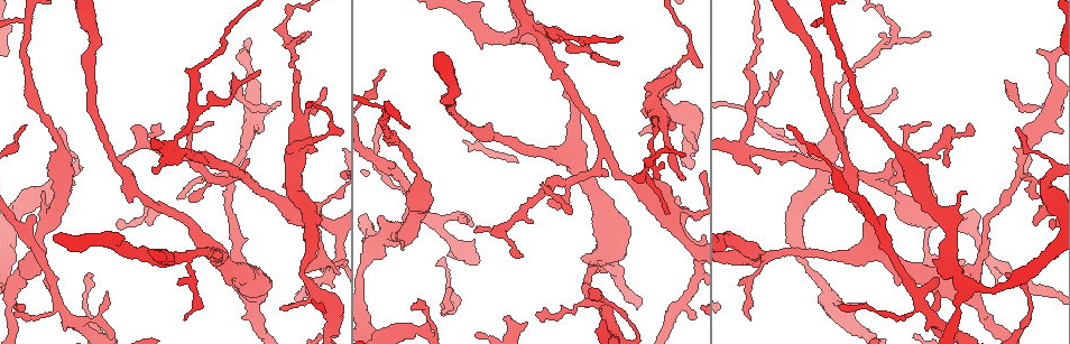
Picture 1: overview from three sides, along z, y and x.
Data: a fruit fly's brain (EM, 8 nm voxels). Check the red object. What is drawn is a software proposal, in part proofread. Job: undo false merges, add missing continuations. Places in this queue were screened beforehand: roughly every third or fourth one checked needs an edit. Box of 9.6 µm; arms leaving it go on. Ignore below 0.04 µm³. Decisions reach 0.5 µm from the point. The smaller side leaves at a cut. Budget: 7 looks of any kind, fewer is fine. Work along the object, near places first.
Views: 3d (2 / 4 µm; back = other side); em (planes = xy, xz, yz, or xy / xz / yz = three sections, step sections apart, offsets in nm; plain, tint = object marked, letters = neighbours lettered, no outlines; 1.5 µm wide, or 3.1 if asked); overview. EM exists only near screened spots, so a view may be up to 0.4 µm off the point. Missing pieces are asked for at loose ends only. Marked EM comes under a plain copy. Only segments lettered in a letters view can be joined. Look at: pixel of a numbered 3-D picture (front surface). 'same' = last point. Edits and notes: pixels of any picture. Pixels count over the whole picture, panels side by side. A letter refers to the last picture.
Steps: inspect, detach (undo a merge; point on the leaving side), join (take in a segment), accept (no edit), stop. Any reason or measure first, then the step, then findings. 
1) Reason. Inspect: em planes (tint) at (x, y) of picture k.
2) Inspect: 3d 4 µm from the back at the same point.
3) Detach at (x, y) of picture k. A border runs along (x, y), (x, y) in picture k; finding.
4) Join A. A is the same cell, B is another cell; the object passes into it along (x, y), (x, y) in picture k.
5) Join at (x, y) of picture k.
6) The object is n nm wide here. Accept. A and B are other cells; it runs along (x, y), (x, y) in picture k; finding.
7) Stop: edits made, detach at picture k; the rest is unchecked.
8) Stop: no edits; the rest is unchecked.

Tapers out. Inspect: 3d 2 µm at (191, 199) of picture 1.

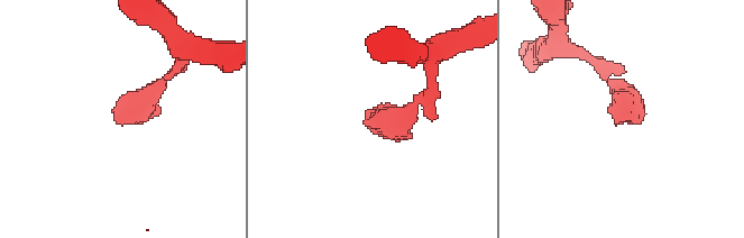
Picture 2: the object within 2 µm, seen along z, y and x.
Inspect: em xz step 8 (letters) at (117, 122) of picture 2.

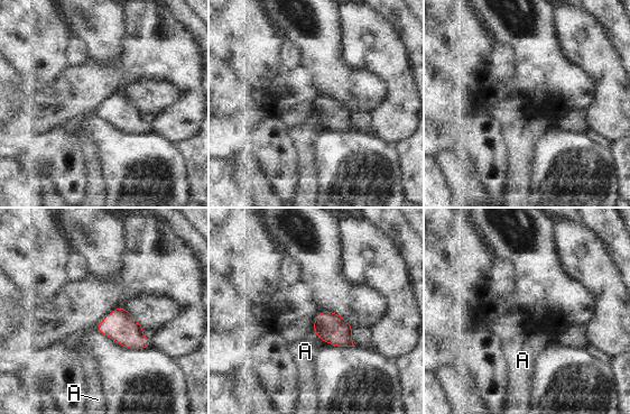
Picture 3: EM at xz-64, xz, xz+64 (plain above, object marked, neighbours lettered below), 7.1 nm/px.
Another direction. Inspect: em planes (letters) at the same point.

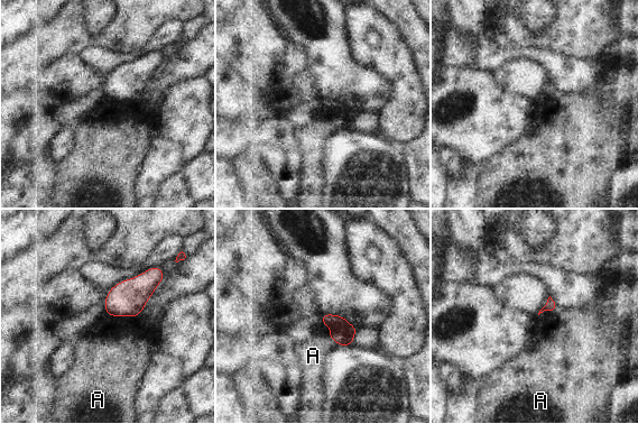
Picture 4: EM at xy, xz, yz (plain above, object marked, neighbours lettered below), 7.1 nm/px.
Accept. A is another cell; a border runs along (557, 307), (555, 312) in picture 4; none of them fits.

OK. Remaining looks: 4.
An open end. Inspect: em xz step 4 (letters) at (522, 257) of picture 1.

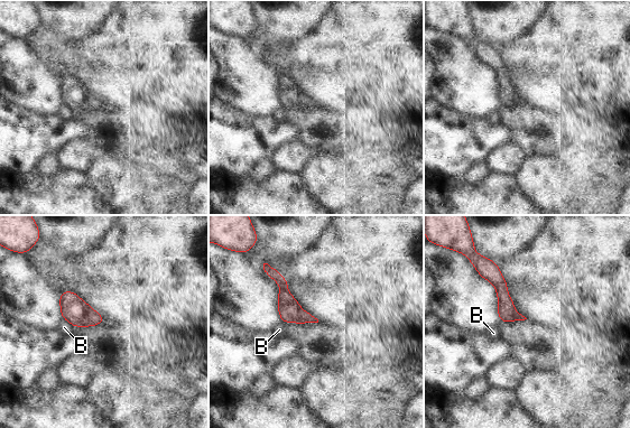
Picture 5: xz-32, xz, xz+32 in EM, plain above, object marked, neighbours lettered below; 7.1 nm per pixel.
Inspect: em planes (letters) at the same point.

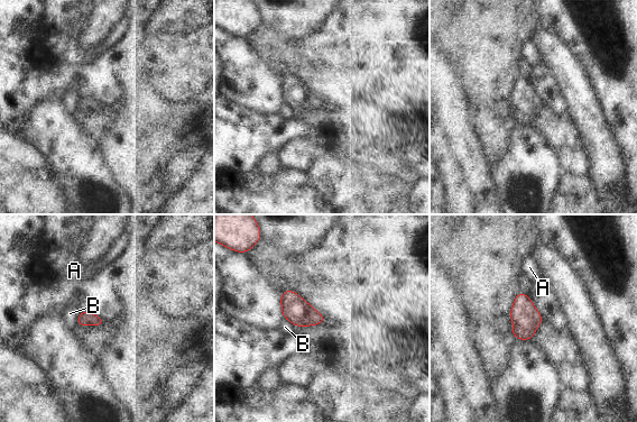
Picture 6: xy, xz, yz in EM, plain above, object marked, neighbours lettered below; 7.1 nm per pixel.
The longest contact is with B, 110 nm. Accept. A and B are other cells; a border runs along (80, 311), (75, 324) in picture 6; none of them fits.

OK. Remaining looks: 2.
Inspect: 3d 2 µm from the back at (510, 43) of picture 1.

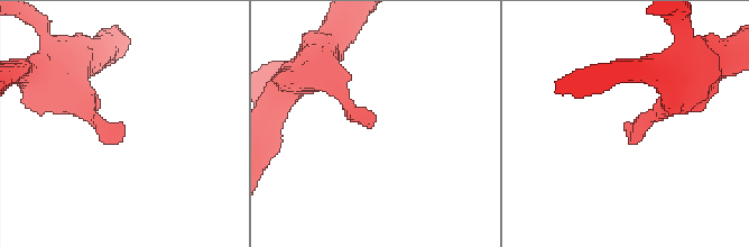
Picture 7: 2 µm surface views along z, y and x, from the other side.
Need the tissue. Inspect: em planes (letters) at (375, 121) of picture 7.

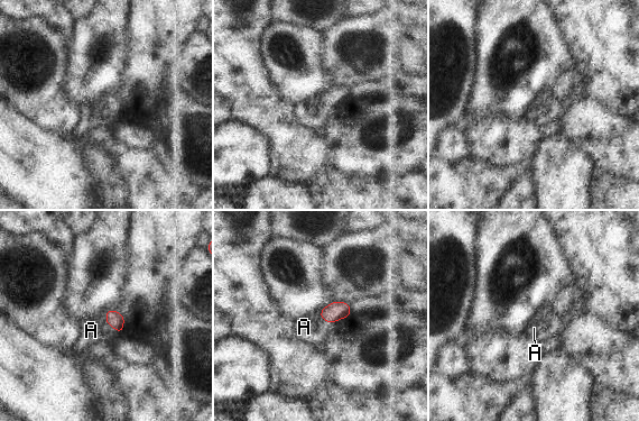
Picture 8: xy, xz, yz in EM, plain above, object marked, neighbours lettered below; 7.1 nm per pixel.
The object is 120 nm wide here. Join A. A is the same cell; the object passes into it along (114, 319), (105, 316), (91, 330) in picture 8; the neuron continues.

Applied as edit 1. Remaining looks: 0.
Stop: edits made, join at picture 8; the rest is unchecked.

